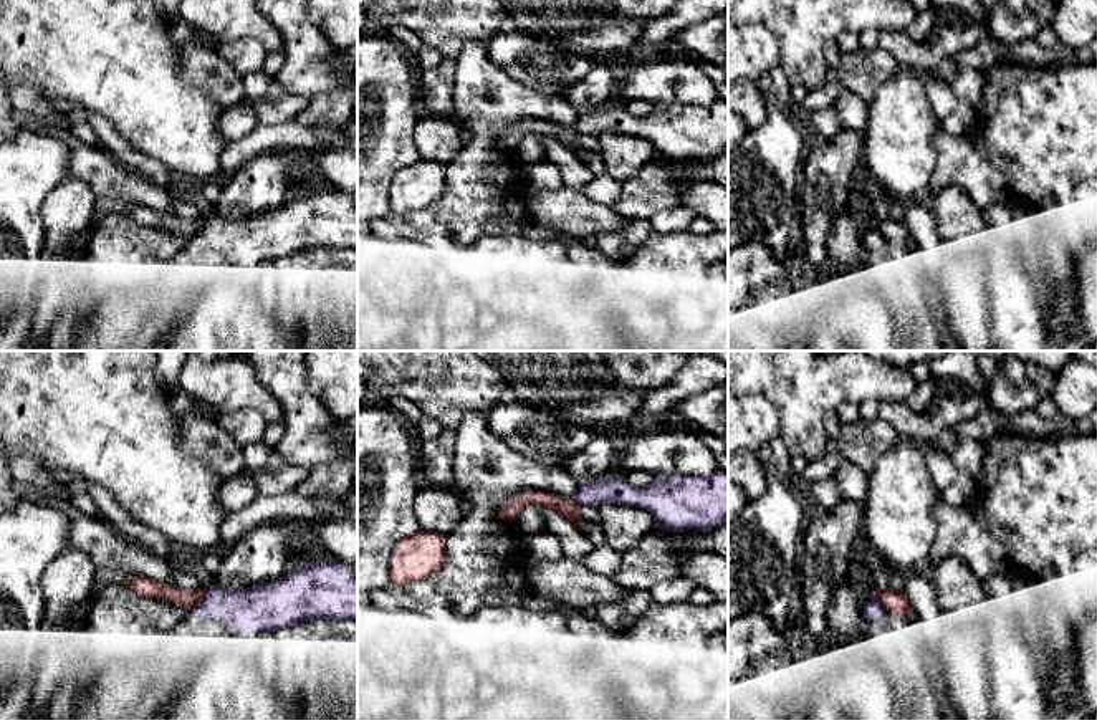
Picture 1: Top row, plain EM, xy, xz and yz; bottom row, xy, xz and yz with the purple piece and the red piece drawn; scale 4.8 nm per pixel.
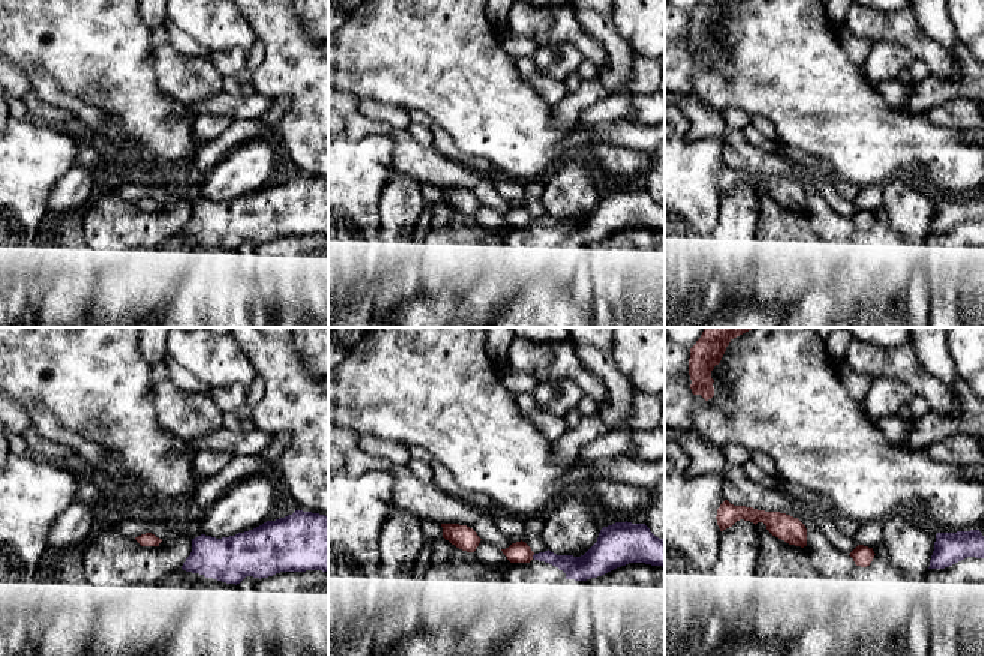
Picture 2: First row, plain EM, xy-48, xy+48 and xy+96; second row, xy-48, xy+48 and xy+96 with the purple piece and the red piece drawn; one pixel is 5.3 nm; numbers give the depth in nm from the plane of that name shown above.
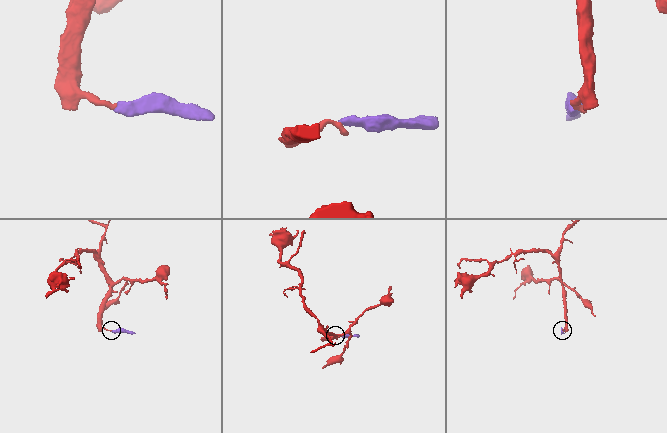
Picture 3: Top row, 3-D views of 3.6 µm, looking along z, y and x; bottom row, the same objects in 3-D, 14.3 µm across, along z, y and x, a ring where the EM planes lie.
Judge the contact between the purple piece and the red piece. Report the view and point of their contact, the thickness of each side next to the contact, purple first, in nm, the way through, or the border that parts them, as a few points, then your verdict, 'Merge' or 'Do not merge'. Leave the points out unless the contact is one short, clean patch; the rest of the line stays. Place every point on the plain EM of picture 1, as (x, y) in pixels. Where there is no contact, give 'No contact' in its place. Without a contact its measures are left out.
Touches purple at xy (202, 229). Thickness 220 nm (purple) against 90 nm. Boundary: xy (205, 219), (205, 224), (191, 239). Do not merge

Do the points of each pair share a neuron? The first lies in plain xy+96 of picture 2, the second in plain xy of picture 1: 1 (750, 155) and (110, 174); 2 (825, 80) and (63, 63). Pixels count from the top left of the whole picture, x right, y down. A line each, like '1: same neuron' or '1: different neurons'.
1: same neuron
2: same neuron

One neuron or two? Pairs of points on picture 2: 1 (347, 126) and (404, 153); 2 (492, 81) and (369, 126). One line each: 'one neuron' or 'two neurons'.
1: one neuron
2: two neurons

